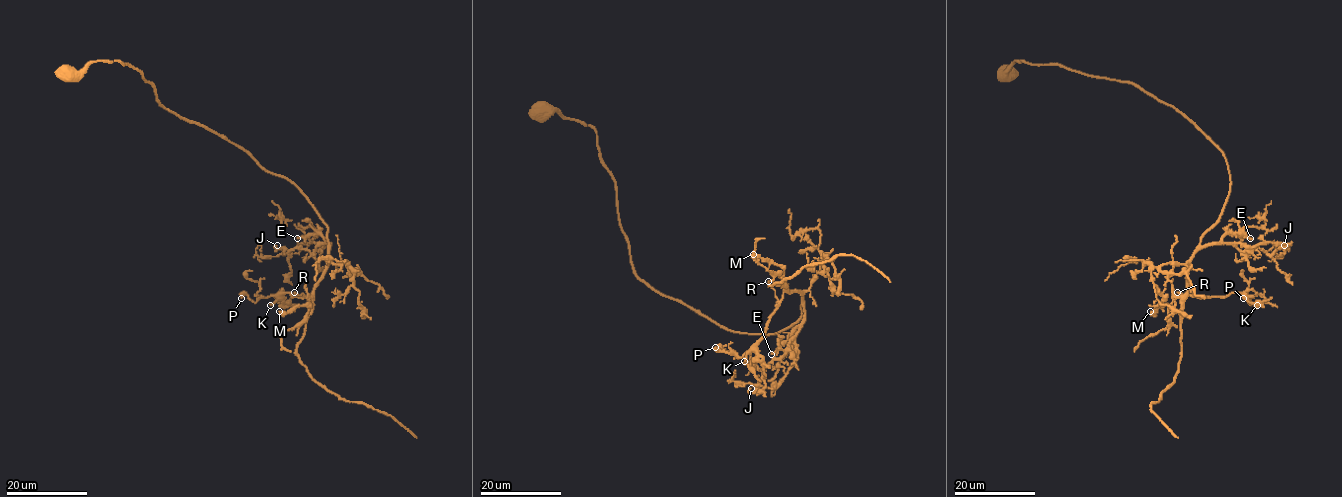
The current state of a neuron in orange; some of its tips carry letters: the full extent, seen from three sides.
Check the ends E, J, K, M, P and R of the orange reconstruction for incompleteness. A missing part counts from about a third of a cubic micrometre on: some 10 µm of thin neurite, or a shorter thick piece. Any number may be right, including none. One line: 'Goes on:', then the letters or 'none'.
Goes on: none

